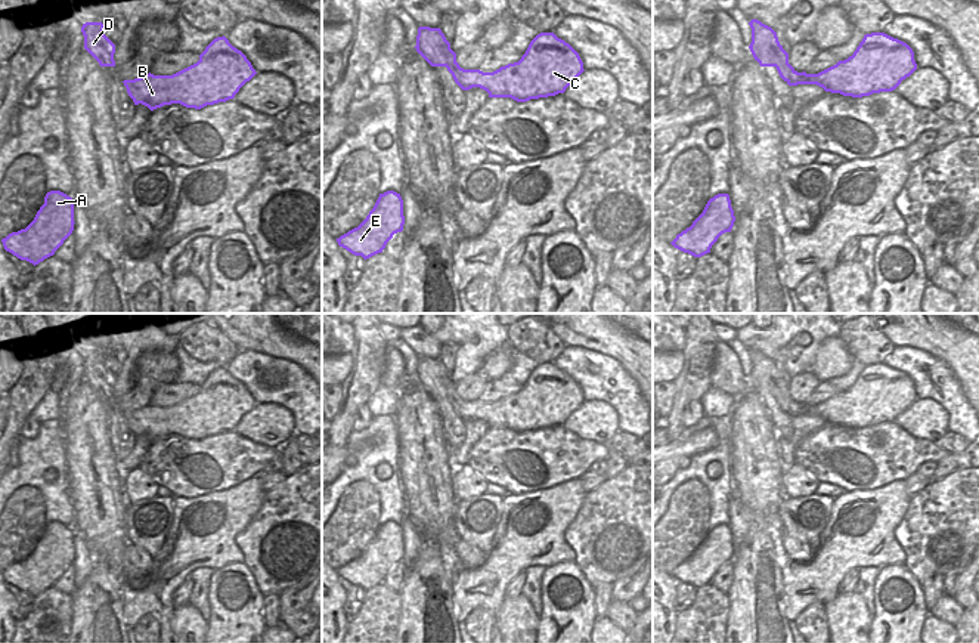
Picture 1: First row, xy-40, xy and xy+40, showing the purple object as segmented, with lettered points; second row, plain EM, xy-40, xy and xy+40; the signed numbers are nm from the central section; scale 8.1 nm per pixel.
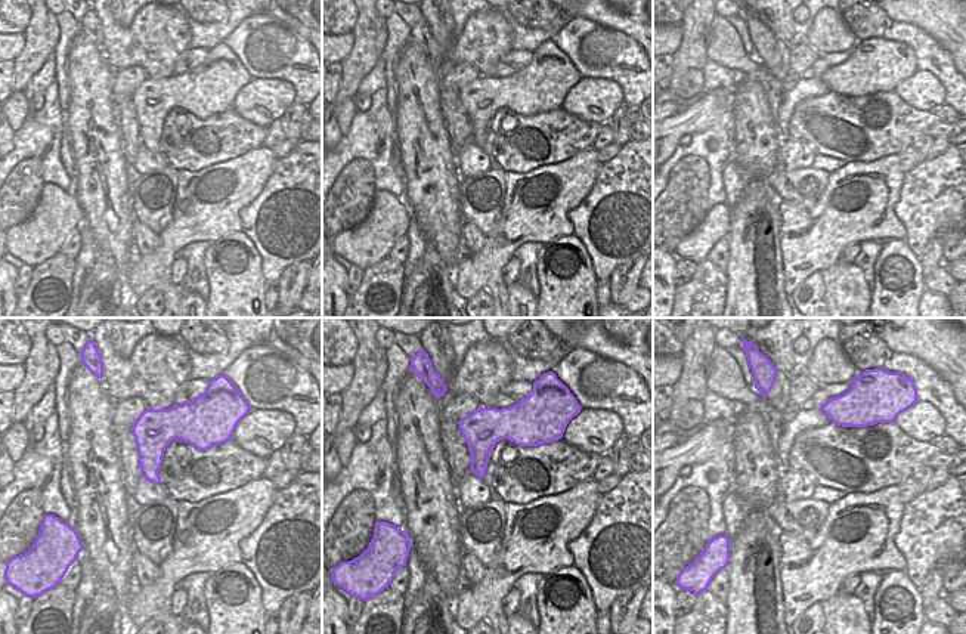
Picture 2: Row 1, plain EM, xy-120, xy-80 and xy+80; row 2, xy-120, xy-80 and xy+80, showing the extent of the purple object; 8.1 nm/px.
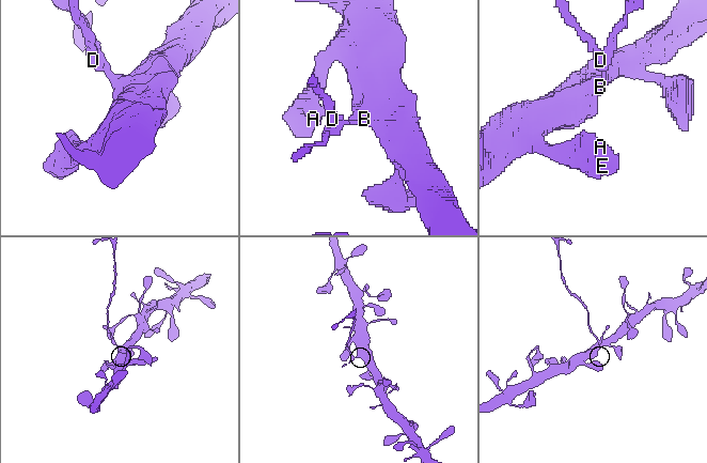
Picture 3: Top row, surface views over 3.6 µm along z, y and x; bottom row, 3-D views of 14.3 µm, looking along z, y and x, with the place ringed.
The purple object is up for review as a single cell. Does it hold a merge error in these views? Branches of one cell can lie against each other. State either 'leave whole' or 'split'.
split

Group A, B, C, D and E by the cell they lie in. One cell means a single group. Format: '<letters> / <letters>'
A B C E / D

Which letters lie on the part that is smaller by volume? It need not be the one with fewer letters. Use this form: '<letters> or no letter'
D

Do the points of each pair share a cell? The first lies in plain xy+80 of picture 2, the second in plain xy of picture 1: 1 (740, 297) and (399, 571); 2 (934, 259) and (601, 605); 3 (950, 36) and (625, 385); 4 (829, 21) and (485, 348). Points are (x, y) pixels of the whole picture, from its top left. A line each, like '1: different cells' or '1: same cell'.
1: different cells
2: same cell
3: different cells
4: different cells

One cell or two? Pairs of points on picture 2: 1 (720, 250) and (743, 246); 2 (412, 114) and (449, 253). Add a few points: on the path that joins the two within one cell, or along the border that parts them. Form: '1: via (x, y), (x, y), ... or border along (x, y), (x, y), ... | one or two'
1: border along (727, 237), (728, 265), (724, 271) | two
2: via (426, 148), (439, 219) | one

